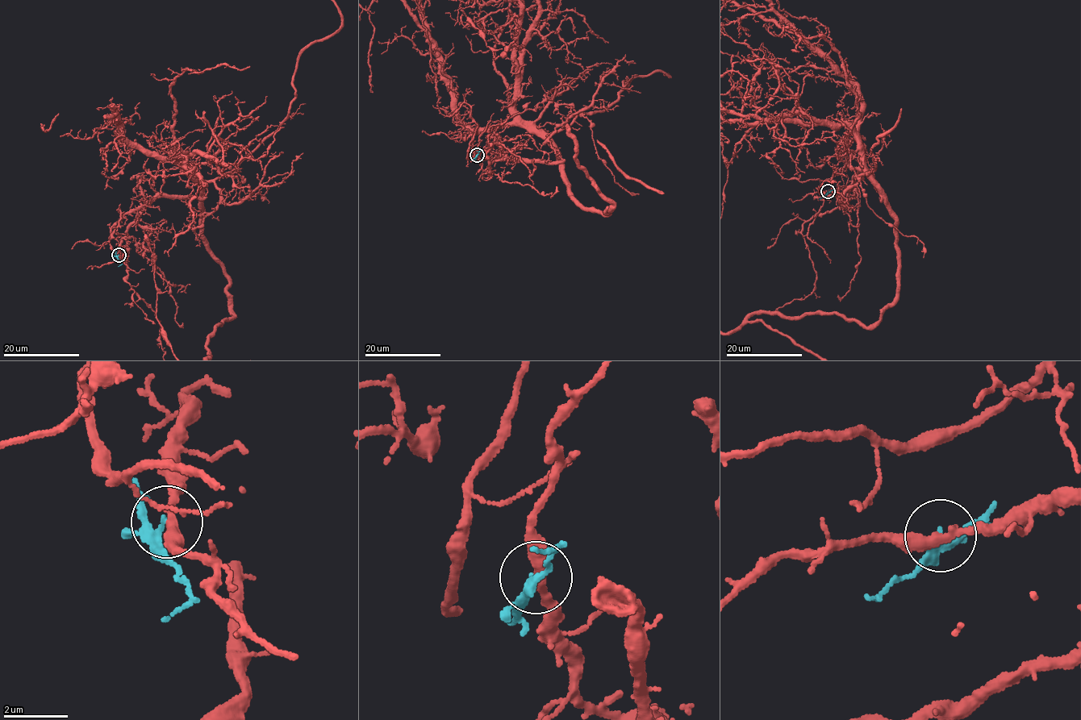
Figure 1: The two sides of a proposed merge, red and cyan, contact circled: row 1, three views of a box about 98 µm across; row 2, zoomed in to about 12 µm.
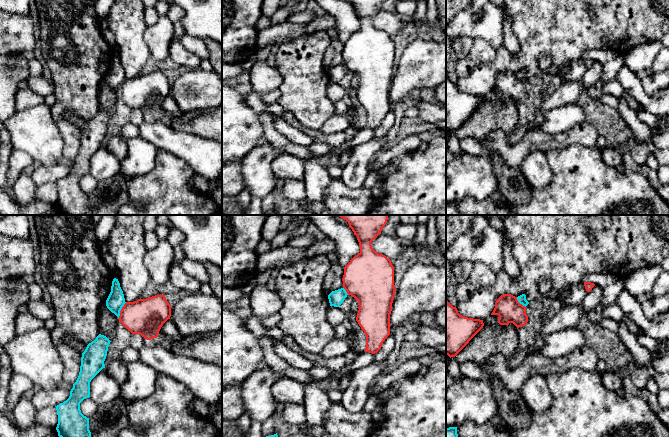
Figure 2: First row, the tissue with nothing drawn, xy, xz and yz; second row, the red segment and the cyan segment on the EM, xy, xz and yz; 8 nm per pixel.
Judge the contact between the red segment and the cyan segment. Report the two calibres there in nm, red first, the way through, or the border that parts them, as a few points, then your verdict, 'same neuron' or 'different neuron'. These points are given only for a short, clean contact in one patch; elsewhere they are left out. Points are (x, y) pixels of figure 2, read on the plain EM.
280/140 nm | along xy (126, 78), (118, 93) | different neuron

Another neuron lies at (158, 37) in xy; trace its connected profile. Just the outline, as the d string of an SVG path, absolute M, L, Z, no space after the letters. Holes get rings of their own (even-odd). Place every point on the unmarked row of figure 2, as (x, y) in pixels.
M165 15L160 16L155 24L147 26L144 40L151 54L151 58L167 61L170 56L169 48L174 36L172 21Z

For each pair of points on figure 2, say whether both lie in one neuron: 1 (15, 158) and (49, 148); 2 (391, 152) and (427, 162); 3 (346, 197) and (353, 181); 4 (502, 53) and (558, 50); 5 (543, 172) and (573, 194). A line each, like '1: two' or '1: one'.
1: two
2: two
3: two
4: one
5: two

